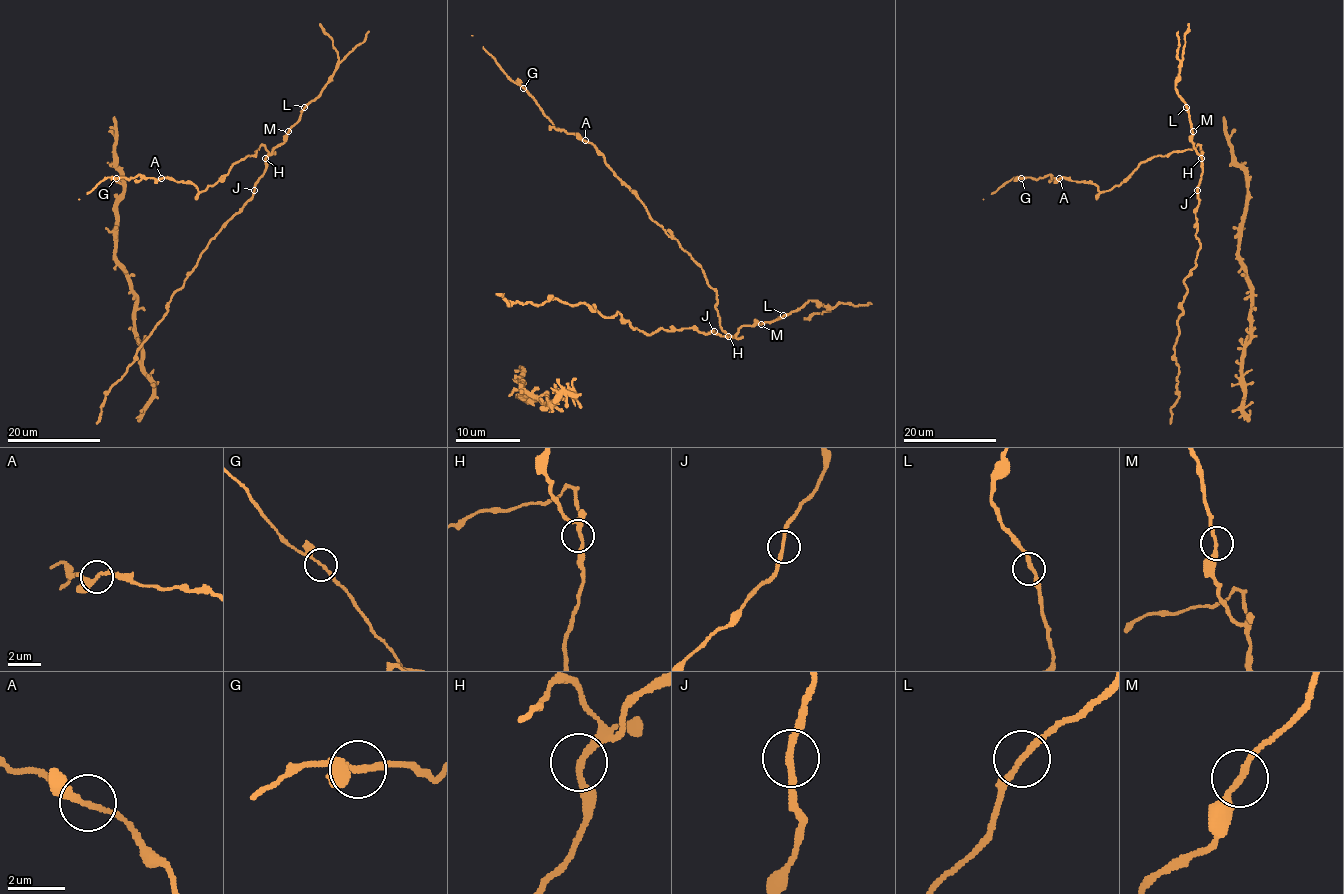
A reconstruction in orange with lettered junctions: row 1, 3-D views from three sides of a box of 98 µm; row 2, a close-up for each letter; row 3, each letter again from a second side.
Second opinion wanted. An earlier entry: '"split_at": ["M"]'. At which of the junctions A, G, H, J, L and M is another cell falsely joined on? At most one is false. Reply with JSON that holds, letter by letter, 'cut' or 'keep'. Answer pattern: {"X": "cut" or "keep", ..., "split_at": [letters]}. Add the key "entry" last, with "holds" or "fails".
{"A": "keep", "G": "keep", "H": "keep", "J": "keep", "L": "keep", "M": "keep", "split_at": [], "entry": "fails"}

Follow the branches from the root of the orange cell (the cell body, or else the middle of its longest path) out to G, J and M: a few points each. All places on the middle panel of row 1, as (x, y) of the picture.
G: (635, 328), (733, 336), (719, 323), (701, 266), (604, 157), (559, 131), (524, 87)
J: (635, 328), (646, 334), (653, 334), (661, 328), (669, 331), (685, 328), (694, 328), (701, 332), (714, 331)
M: (635, 328), (646, 334), (661, 328), (694, 328), (730, 337), (743, 326), (761, 324)

